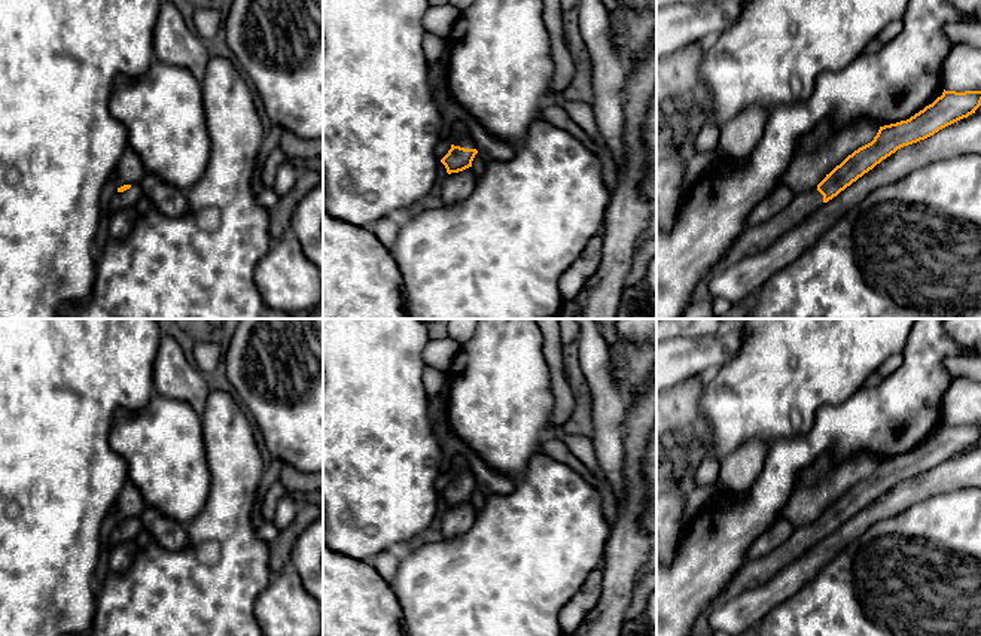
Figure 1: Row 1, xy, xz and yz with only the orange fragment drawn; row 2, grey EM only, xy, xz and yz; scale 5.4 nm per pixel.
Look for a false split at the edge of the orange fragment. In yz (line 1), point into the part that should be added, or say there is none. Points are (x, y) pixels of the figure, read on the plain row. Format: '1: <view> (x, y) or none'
1: yz (752, 574)

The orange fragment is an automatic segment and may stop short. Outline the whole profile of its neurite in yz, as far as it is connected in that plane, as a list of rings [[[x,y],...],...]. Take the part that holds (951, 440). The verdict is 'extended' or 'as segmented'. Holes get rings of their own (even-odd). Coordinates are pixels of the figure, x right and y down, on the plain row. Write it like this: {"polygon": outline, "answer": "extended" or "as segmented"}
{"polygon": [[[945,424],[932,438],[907,454],[880,460],[874,474],[837,499],[807,526],[795,527],[792,536],[779,548],[756,560],[747,560],[728,585],[712,600],[707,615],[732,597],[758,588],[776,573],[801,559],[825,536],[872,503],[898,483],[924,474],[939,463],[968,451],[981,439],[981,424]]], "answer": "extended"}

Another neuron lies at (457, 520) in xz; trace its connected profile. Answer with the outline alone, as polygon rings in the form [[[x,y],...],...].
[[[472,500],[448,508],[442,515],[442,539],[454,539],[464,535],[475,523],[476,511]]]

